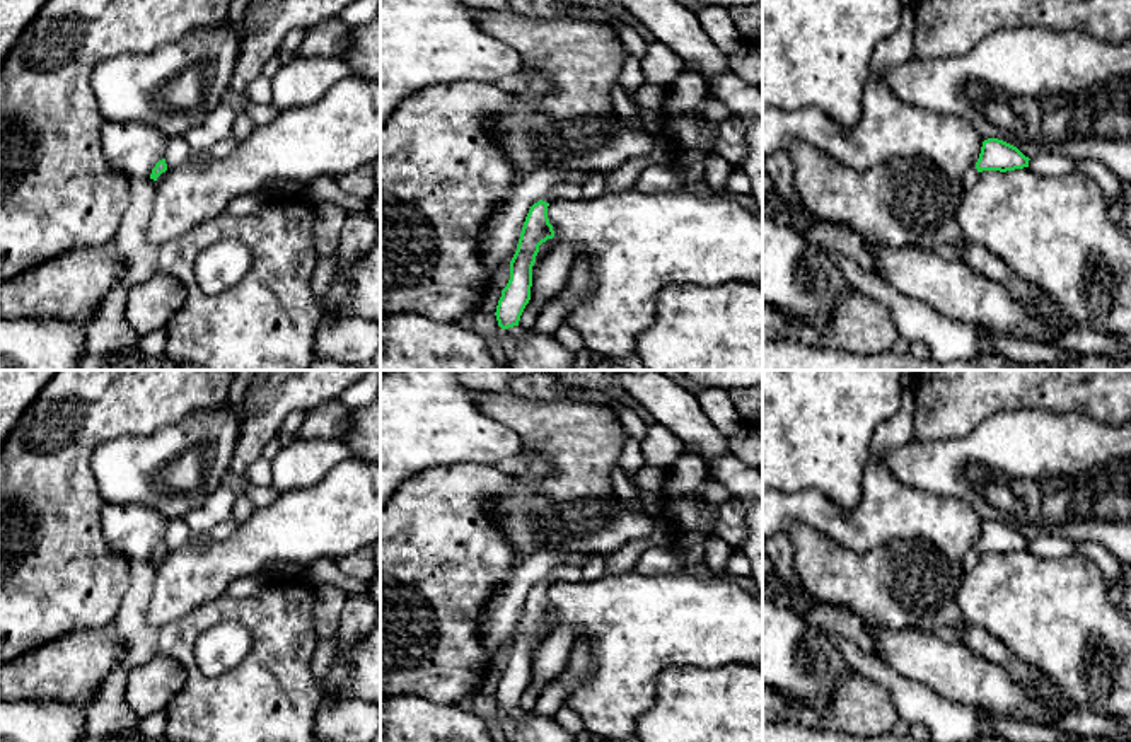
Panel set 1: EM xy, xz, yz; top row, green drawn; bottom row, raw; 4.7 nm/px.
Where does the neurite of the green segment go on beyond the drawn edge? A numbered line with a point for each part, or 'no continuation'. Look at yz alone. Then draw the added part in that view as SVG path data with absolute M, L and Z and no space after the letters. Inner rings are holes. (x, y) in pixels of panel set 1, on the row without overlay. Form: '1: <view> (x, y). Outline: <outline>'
1: yz (969, 560). Outline: M976 548L969 549L960 561L962 570L964 571L972 570L976 566L977 559L979 559L979 554L977 554Z

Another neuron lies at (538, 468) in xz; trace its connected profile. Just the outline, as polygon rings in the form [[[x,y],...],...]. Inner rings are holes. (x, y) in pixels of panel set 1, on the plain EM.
[[[536,455],[520,474],[520,479],[527,484],[534,484],[551,474],[551,471],[553,467],[542,457]]]

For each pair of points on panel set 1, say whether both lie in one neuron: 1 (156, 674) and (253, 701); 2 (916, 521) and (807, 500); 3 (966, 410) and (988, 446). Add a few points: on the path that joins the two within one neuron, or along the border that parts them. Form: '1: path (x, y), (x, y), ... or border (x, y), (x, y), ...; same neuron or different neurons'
1: border (159, 650), (185, 674), (183, 688), (164, 710); different neurons
2: path (889, 521), (875, 521), (858, 534), (835, 522); same neuron
3: border (1014, 411), (998, 411), (962, 437), (939, 440); different neurons

